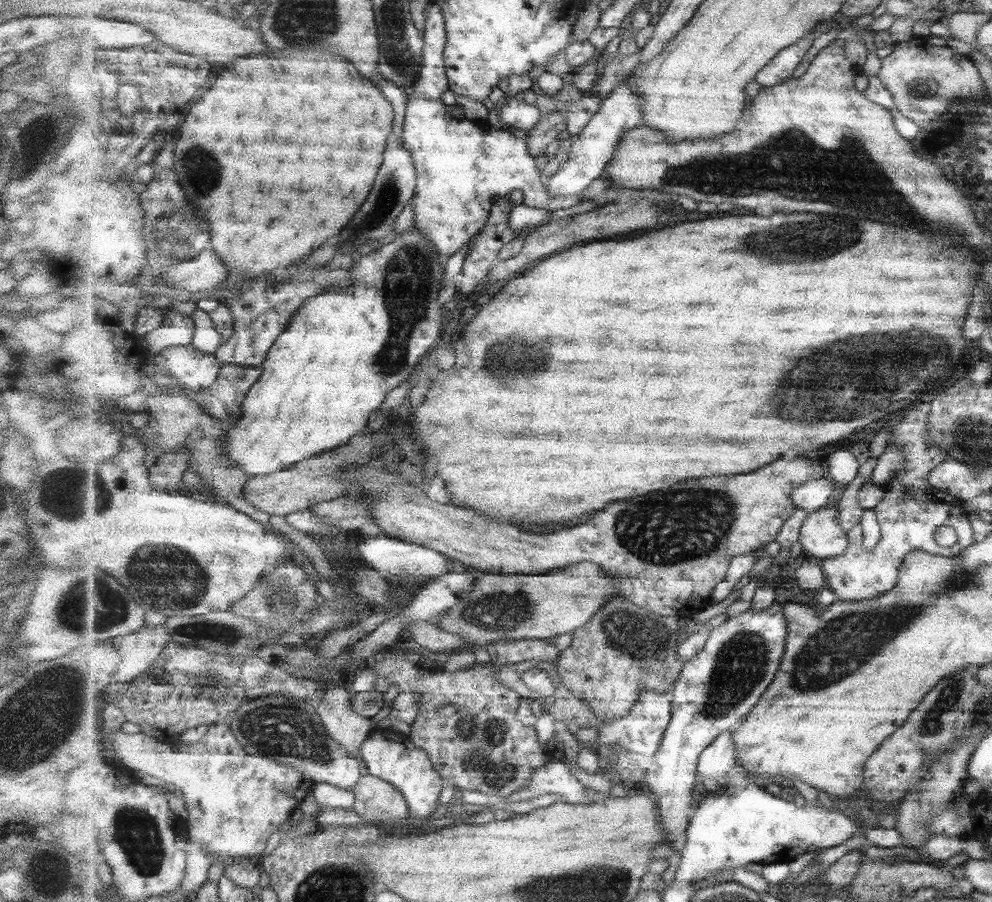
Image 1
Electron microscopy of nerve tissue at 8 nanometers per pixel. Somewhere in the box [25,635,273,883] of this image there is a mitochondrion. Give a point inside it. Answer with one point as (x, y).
(139, 834)

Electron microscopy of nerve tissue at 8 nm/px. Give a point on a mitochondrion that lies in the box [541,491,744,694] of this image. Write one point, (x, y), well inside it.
(639, 637)

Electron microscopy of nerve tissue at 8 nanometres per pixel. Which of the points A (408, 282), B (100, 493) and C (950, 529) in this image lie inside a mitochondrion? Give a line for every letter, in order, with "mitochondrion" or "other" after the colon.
A: mitochondrion
B: mitochondrion
C: other

